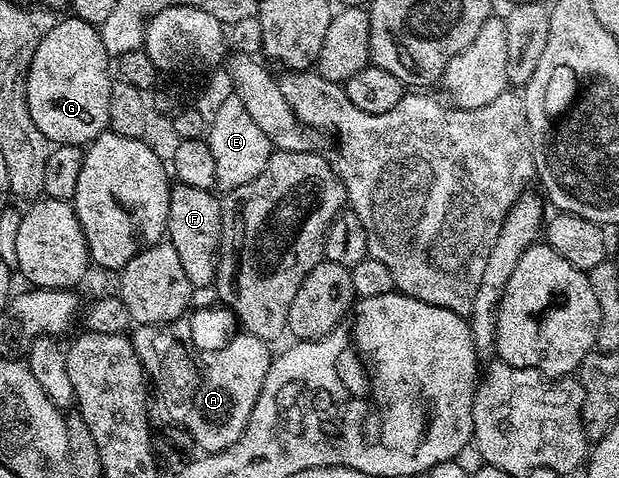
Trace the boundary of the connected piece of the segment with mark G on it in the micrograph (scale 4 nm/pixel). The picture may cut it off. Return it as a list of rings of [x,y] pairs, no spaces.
[[[80,16],[56,19],[53,30],[41,38],[27,75],[27,105],[37,130],[52,145],[86,146],[108,131],[109,90],[113,83],[113,60],[107,55],[100,29]]]

